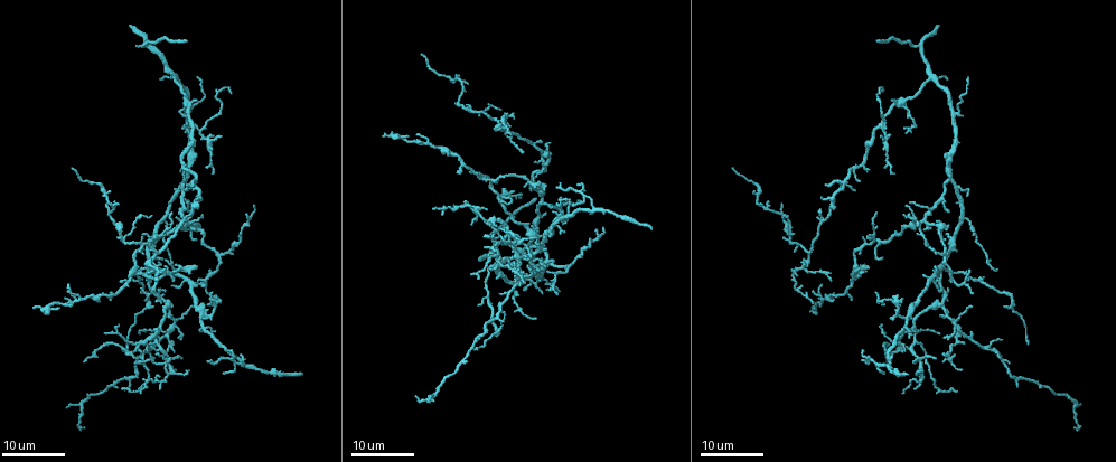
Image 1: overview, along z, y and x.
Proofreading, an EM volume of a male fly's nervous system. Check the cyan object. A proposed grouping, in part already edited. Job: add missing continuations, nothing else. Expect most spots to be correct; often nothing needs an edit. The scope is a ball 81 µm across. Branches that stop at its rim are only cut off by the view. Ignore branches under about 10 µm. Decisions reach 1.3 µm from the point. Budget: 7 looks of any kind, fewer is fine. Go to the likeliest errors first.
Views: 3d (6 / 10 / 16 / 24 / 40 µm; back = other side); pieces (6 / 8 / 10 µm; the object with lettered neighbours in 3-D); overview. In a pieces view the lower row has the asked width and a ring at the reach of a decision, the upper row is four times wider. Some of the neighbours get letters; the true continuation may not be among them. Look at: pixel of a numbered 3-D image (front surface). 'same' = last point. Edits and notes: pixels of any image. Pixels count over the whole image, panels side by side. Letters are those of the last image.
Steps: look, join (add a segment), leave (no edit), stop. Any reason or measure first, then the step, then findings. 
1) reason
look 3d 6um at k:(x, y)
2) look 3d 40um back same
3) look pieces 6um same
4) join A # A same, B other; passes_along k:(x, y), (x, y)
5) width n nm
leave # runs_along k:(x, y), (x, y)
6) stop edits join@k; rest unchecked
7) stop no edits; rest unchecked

free end
look 3d 16um at 1:(825, 185)

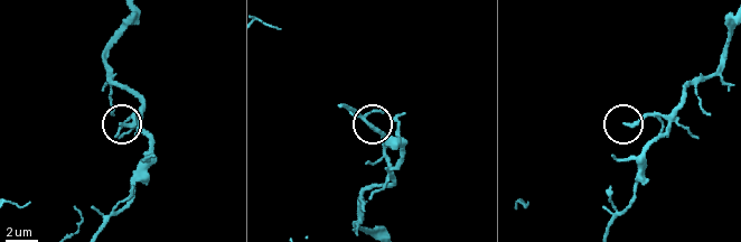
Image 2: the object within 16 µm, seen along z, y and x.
what lies round it
look pieces 6um at 2:(121, 124)

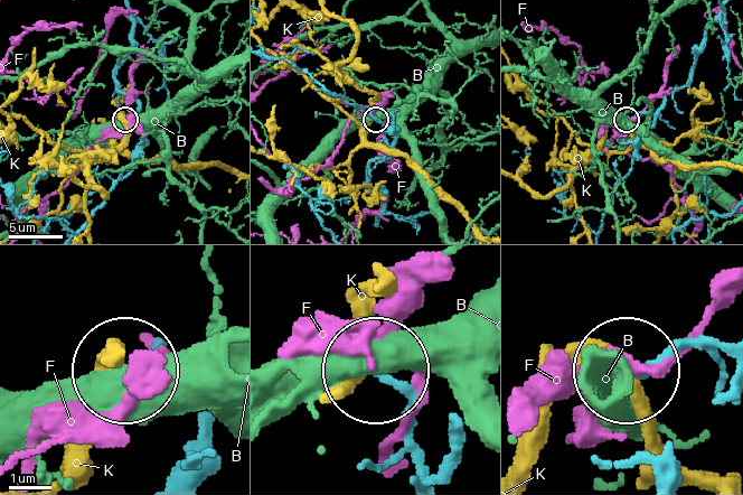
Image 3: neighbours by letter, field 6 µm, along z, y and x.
leave # B other, F other, K other; no lettered segment goes on from it

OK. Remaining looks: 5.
tapers out
look 3d 24um at 1:(907, 132)

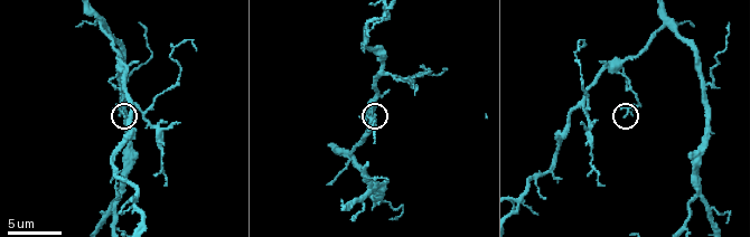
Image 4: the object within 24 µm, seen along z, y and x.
what lies round it
look pieces 6um at 4:(375, 116)

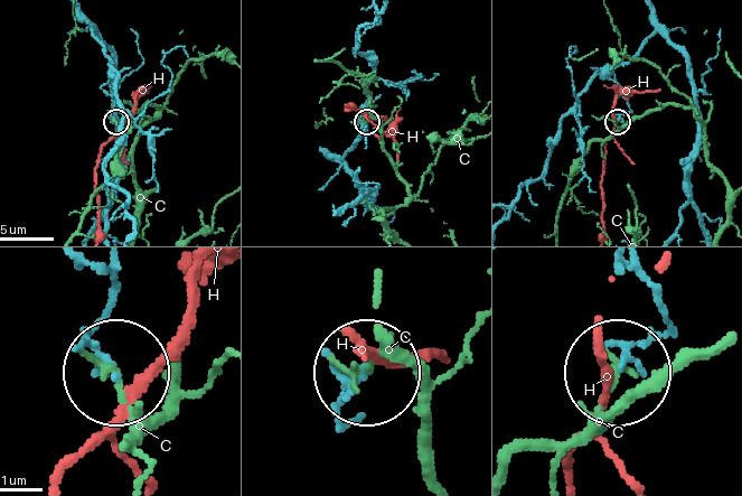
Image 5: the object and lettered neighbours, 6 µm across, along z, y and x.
leave # C other, H other; runs_along 5:(116, 265), (113, 298), (87, 329), (113, 368); none of them fits

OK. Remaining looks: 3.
thin end
look 3d 6um at 4:(560, 180)

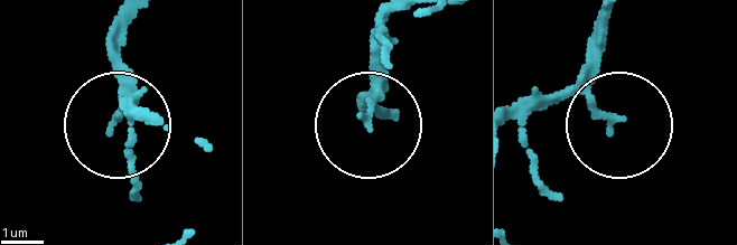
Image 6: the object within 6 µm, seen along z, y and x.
see the neighbours
look pieces 6um at 6:(618, 122)

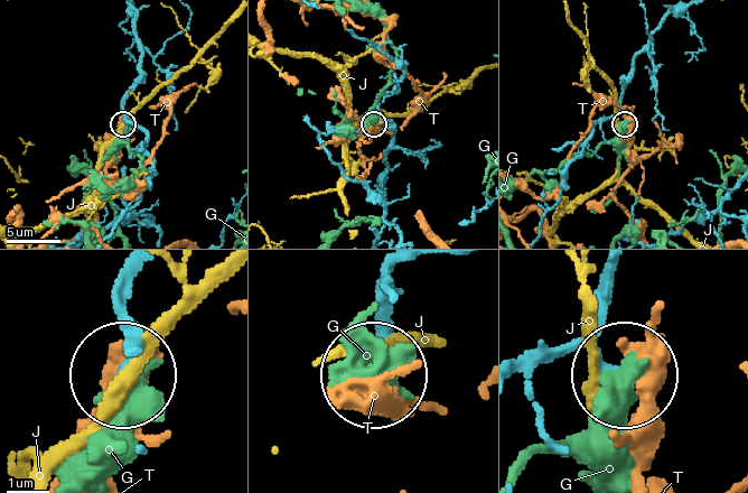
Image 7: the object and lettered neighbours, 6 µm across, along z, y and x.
leave # G other, J other, T other; none of them fits

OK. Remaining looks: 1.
stop no edits; rest unchecked

